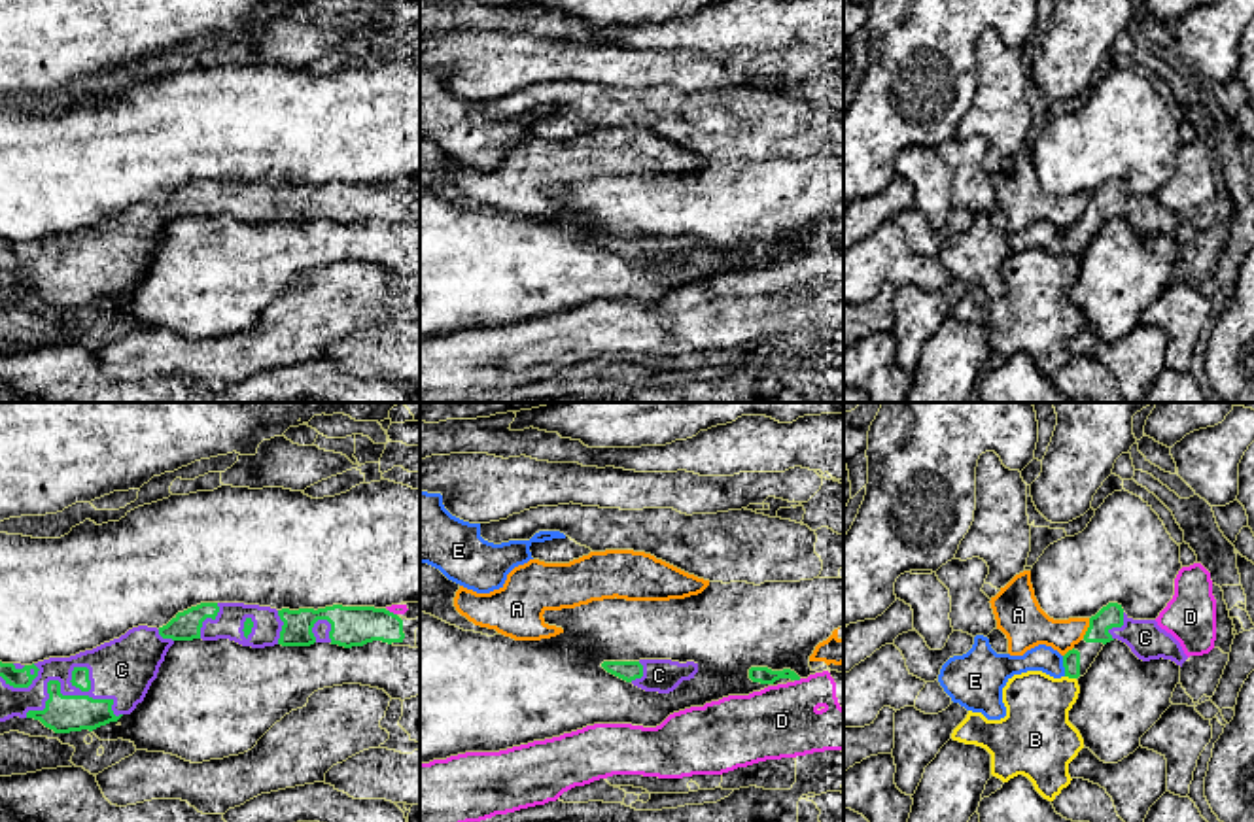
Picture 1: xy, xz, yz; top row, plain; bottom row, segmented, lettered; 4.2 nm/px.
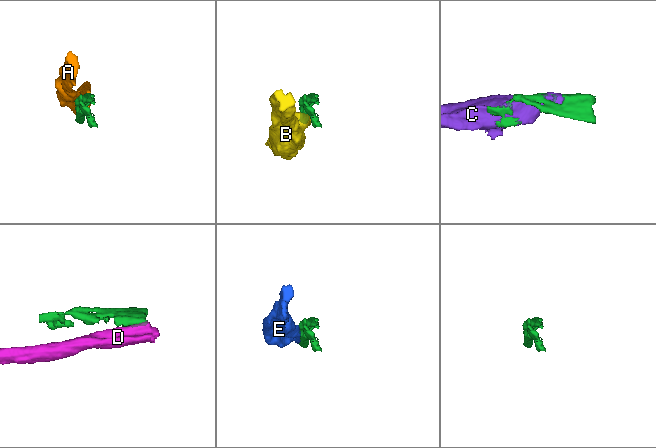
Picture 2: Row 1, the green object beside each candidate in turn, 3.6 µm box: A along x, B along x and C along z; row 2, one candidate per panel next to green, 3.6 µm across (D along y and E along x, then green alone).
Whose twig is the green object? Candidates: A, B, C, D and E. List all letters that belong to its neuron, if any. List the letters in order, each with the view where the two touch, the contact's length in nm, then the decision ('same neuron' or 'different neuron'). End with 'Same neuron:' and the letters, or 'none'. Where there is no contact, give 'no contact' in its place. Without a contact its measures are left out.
A: yz | 90 nm | different neuron
B: yz | 50 nm | different neuron
C: xy | 420 nm | same neuron
D: xz | 30 nm | different neuron
E: yz | 90 nm | different neuron
Same neuron: C

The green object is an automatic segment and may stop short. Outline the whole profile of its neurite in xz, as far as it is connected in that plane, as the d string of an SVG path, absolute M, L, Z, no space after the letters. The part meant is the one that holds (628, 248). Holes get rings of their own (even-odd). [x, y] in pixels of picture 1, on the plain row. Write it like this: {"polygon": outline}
{"polygon": "M671 236L603 238L601 244L645 268L670 270L683 257L694 255L698 240Z"}

